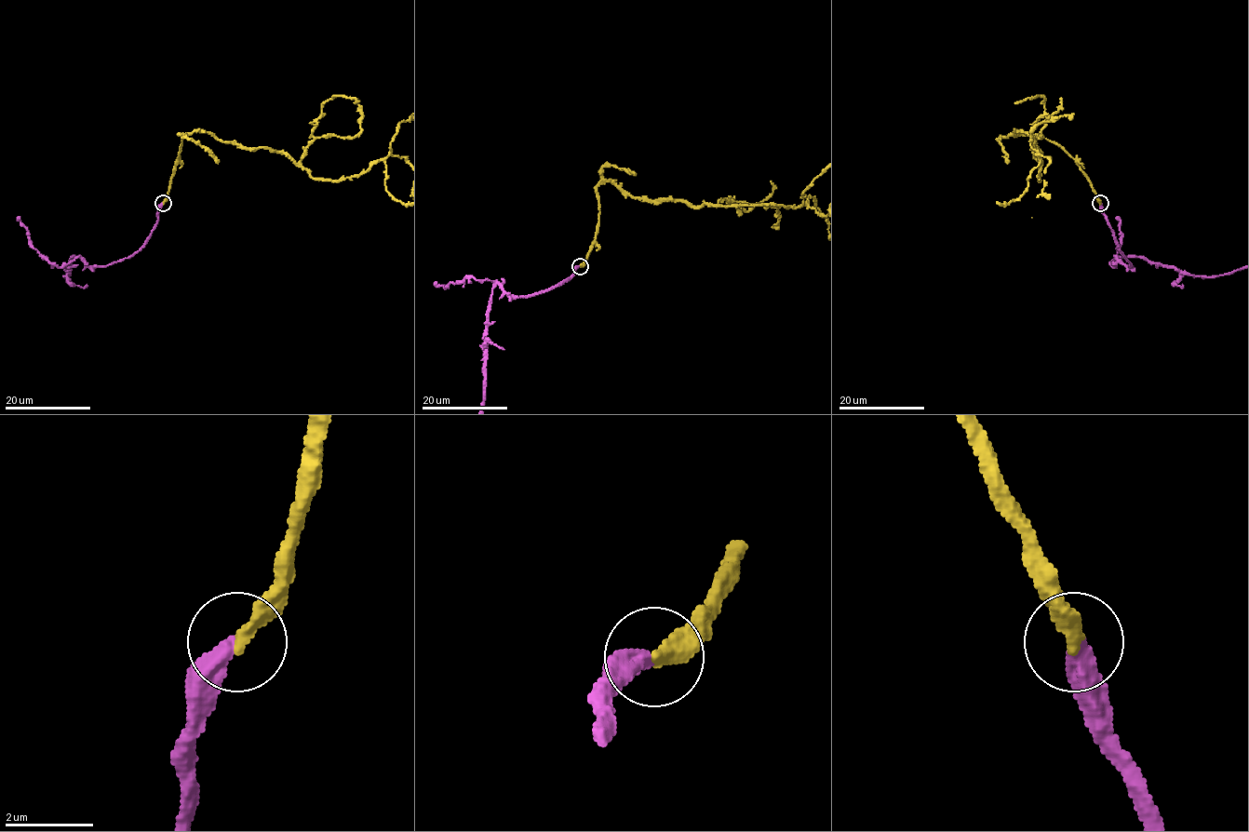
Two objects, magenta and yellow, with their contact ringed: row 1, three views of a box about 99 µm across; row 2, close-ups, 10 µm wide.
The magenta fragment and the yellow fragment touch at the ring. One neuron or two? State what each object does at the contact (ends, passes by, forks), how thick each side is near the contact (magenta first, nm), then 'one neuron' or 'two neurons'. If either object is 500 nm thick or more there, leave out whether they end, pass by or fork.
magenta ends | yellow ends | 400/360 nm | one neuron

